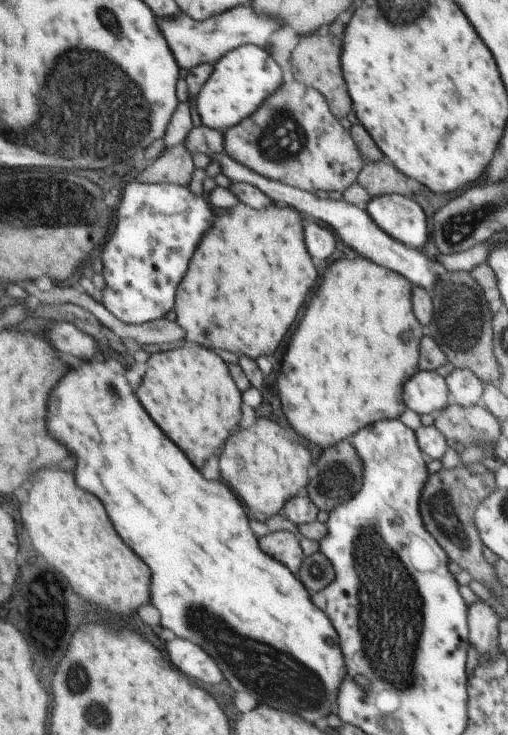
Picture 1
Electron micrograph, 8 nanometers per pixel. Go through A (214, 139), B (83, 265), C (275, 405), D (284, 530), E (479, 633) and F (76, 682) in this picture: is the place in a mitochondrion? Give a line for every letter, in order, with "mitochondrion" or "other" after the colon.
A: other
B: other
C: other
D: other
E: other
F: mitochondrion

